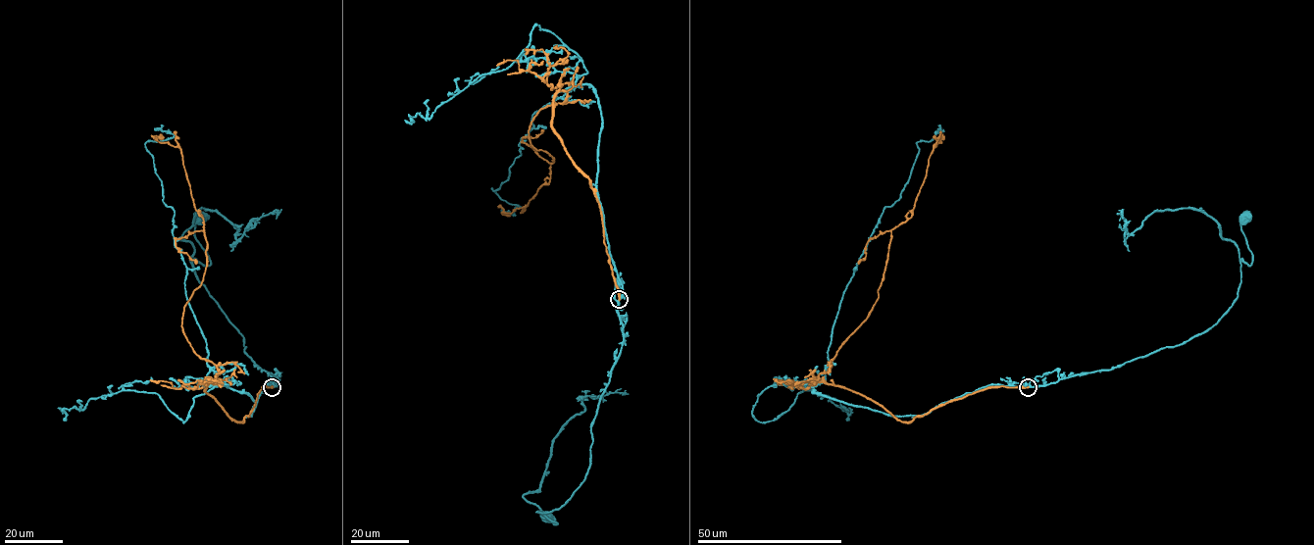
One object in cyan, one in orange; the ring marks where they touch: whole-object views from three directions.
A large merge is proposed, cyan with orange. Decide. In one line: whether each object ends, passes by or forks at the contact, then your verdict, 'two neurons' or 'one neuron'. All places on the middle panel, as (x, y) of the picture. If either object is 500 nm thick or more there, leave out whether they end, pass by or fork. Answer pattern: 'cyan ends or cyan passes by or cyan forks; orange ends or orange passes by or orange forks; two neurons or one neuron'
cyan passes by; orange ends; two neurons

